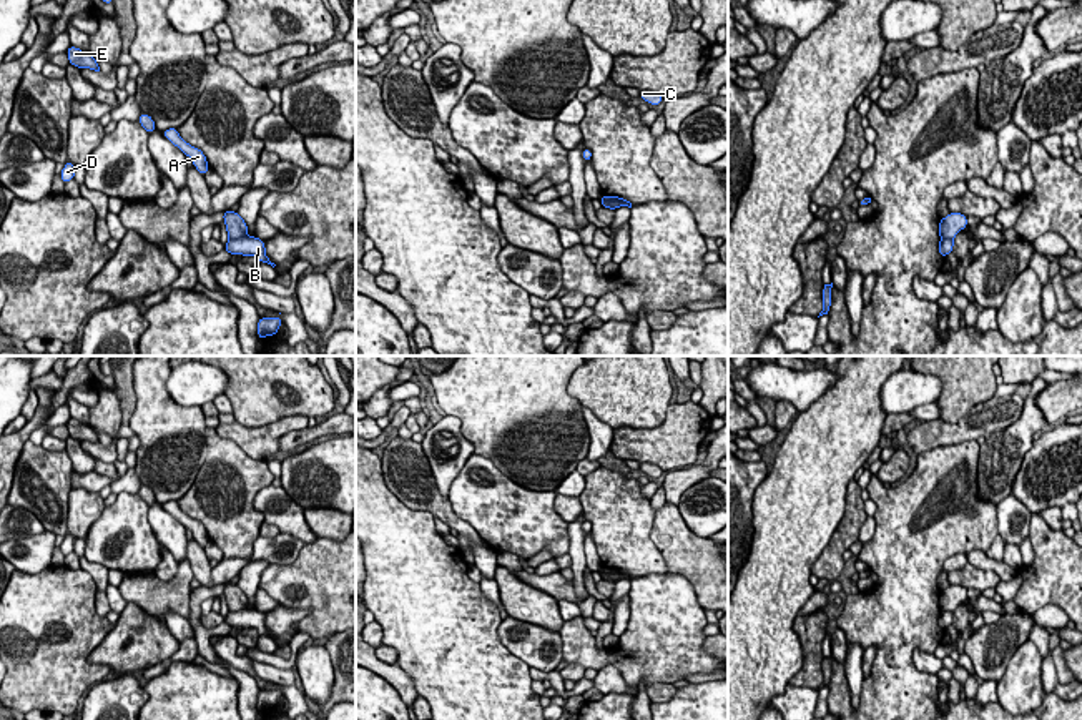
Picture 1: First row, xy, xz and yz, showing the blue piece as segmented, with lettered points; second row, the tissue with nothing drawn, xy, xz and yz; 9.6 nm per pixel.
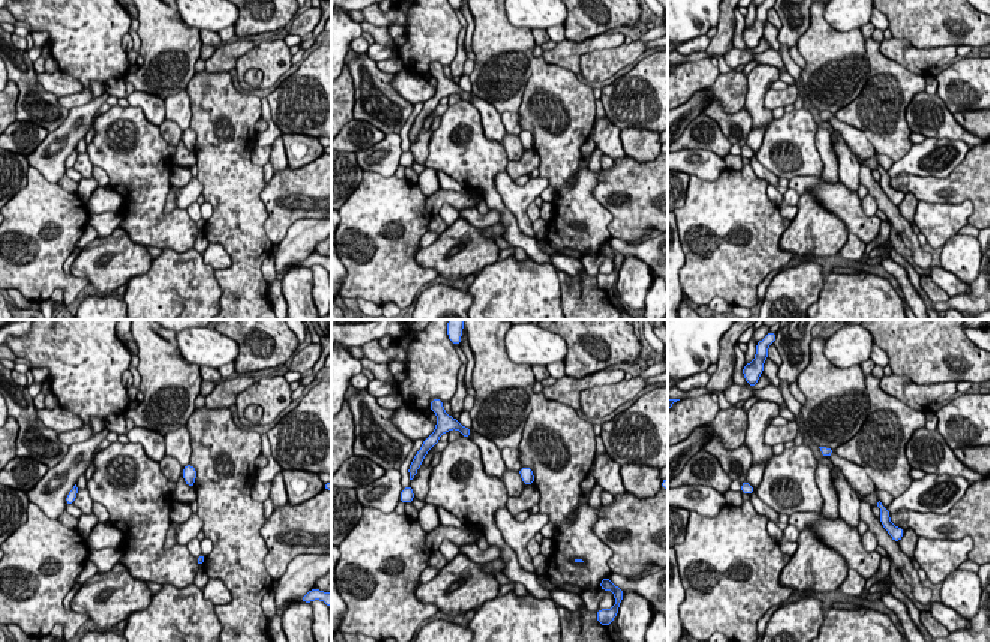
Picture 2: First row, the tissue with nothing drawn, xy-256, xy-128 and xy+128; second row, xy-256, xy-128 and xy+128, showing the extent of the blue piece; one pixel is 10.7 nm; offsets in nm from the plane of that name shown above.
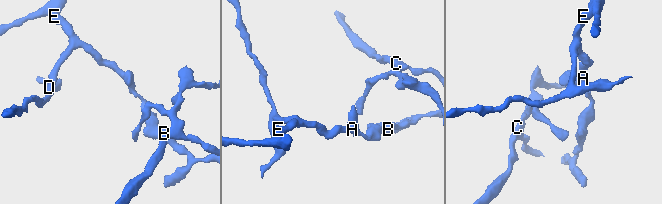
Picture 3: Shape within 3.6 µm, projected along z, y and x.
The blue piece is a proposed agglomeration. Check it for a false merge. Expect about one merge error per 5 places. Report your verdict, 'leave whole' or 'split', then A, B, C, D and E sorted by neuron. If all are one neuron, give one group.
split; groups A D E / B C

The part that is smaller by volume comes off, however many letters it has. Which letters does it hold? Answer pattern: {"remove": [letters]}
{"remove": ["B", "C"]}

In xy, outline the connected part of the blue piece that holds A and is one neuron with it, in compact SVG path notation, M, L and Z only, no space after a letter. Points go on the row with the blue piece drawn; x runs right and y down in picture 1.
M168 128L165 131L161 131L163 136L166 140L170 140L176 148L180 148L186 156L191 158L194 168L204 176L206 171L209 170L209 165L208 165L208 160L204 156L204 153L196 148L196 146L191 146L189 143L186 143L180 133L178 133L178 128Z

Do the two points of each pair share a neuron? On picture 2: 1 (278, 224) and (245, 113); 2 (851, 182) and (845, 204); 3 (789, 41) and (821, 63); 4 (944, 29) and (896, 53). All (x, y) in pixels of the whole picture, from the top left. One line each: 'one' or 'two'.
1: two
2: two
3: two
4: two

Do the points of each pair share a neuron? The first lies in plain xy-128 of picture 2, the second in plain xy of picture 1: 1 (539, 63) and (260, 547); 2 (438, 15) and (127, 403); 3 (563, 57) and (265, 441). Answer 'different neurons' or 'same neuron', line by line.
1: different neurons
2: different neurons
3: same neuron

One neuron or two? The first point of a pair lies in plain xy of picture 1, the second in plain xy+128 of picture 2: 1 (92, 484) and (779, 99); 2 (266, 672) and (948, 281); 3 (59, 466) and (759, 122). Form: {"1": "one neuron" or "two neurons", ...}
{"1": "one neuron", "2": "one neuron", "3": "two neurons"}

